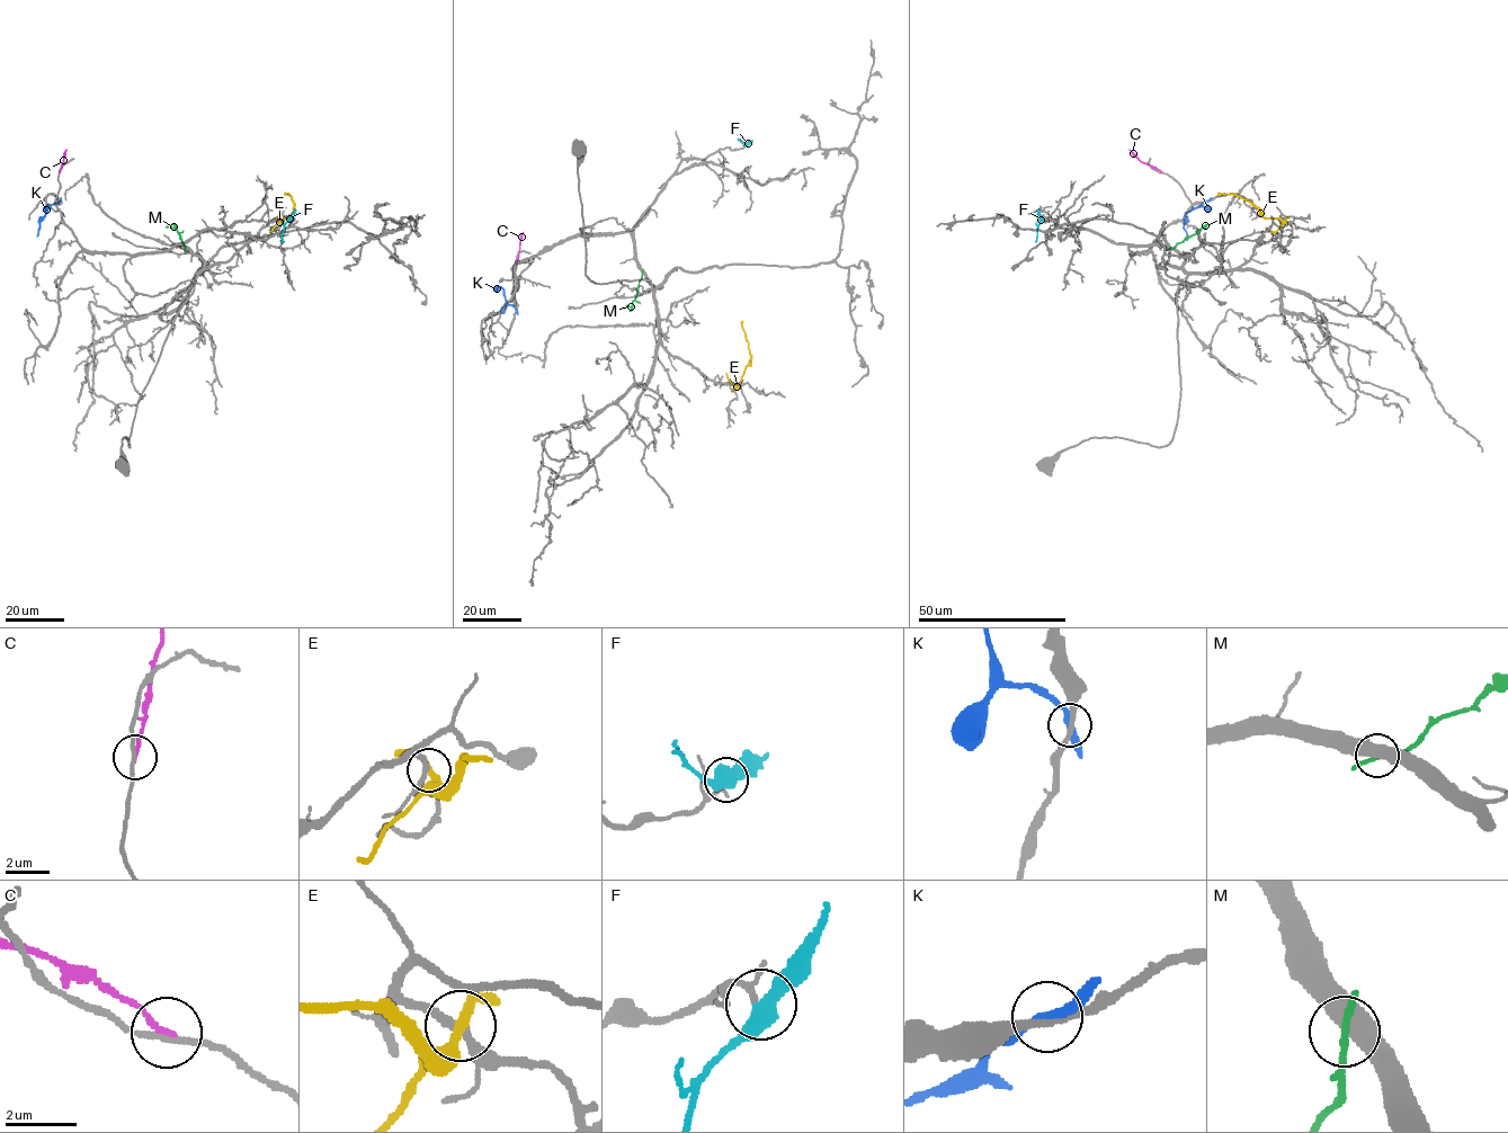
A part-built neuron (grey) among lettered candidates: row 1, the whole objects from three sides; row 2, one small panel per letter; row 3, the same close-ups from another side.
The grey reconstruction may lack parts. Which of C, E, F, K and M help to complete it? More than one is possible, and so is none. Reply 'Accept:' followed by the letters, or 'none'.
Accept: F

